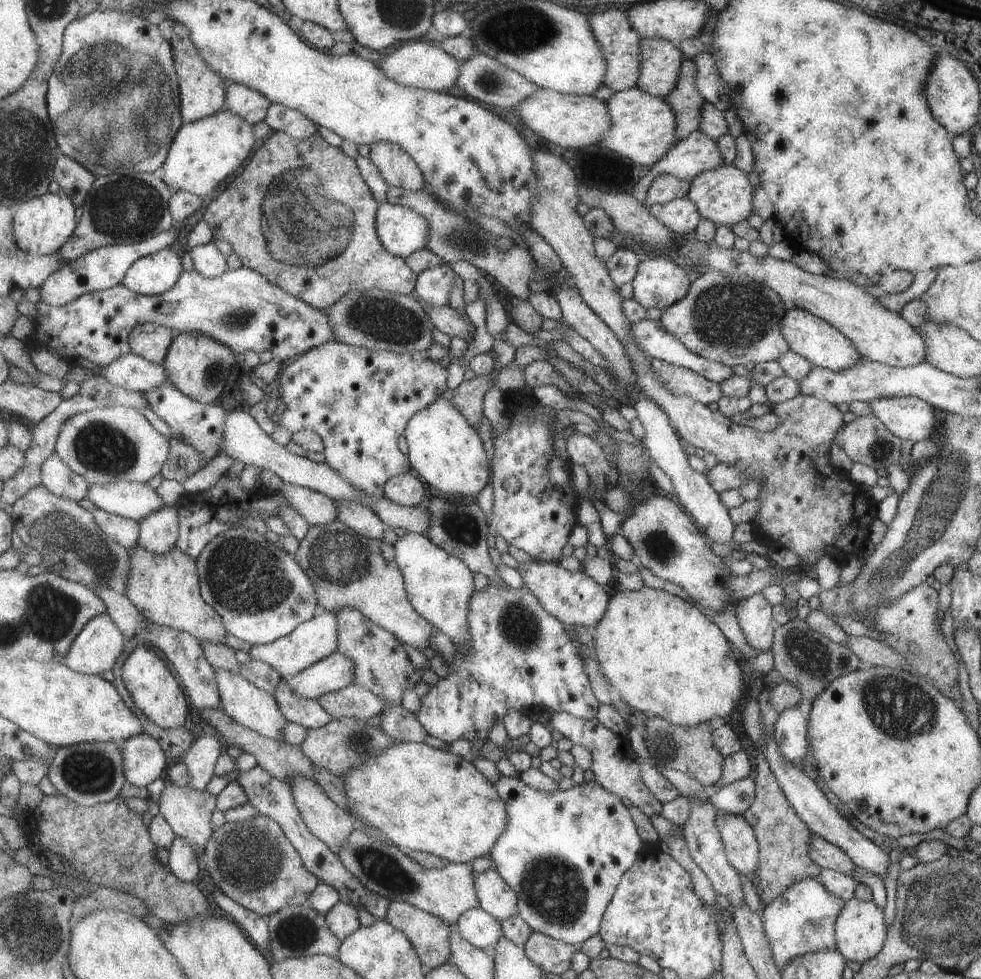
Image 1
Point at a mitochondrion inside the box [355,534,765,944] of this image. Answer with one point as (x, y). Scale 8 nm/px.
(553, 892)

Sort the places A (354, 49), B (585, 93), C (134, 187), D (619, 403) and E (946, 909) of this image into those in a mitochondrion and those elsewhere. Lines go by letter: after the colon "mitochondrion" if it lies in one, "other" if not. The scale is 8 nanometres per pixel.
A: other
B: other
C: mitochondrion
D: other
E: mitochondrion

